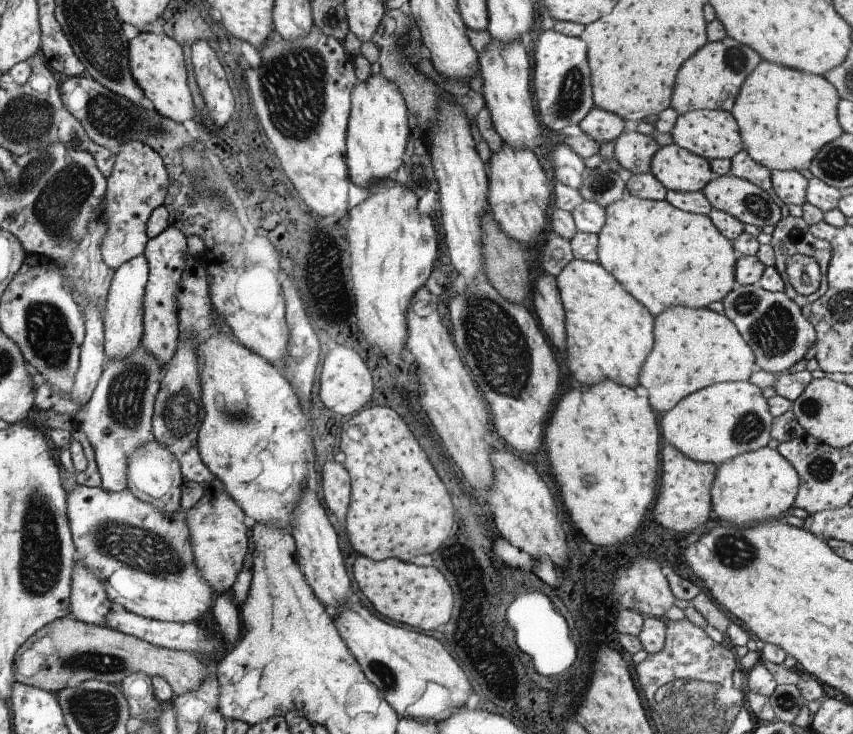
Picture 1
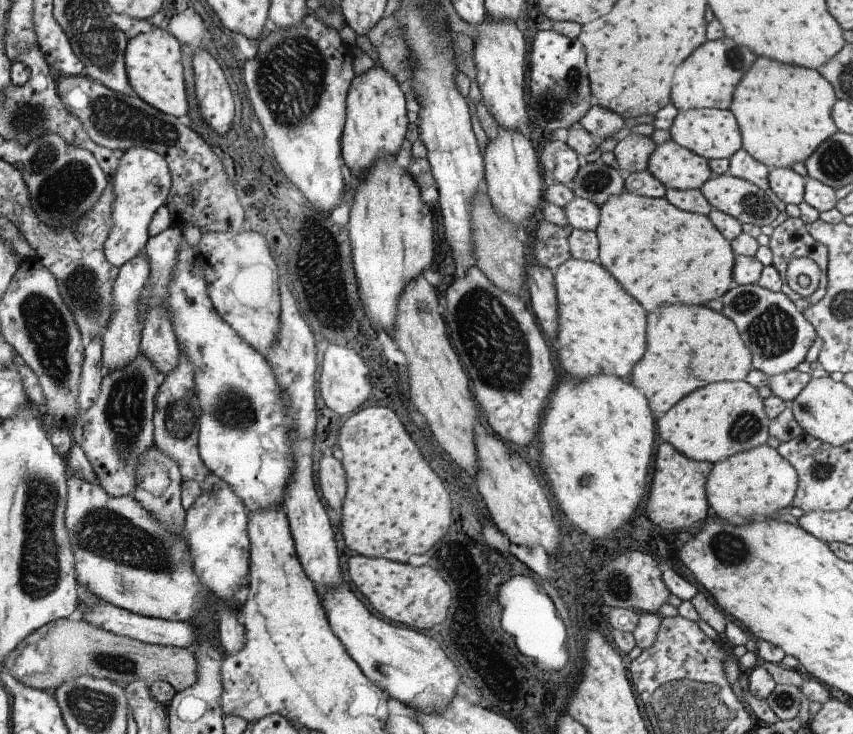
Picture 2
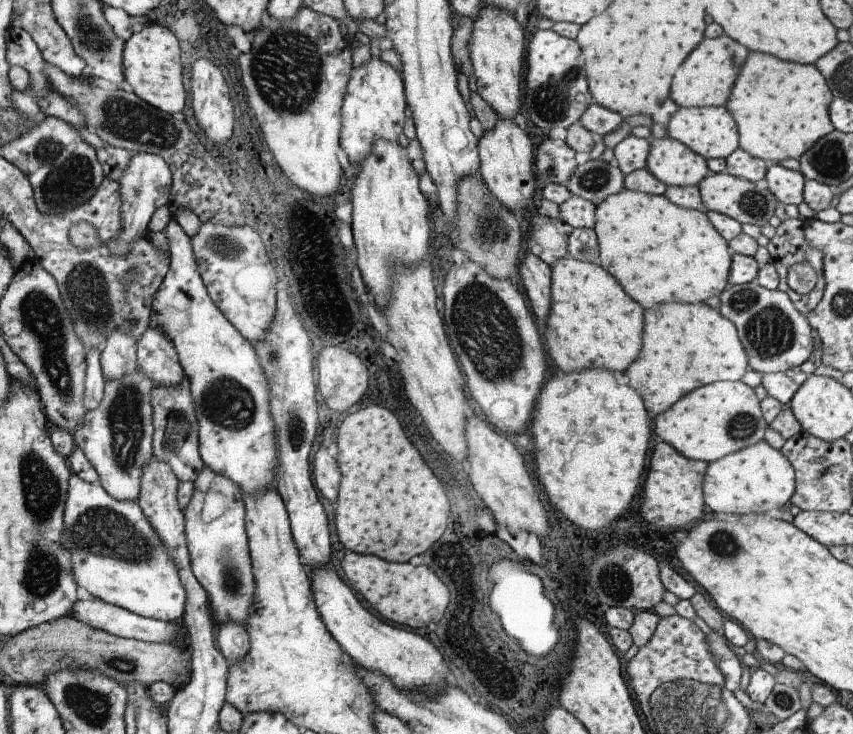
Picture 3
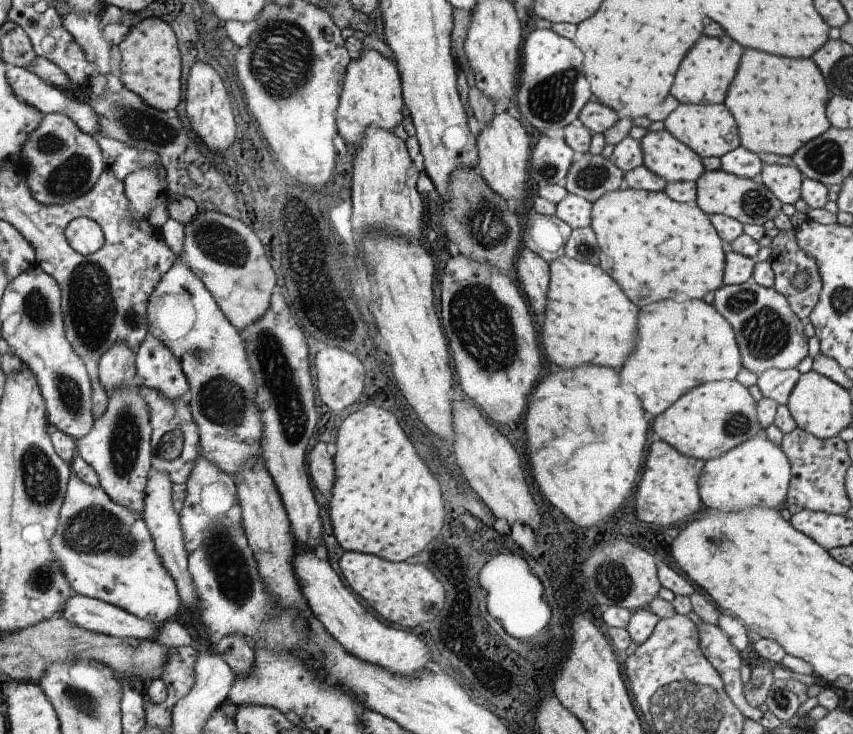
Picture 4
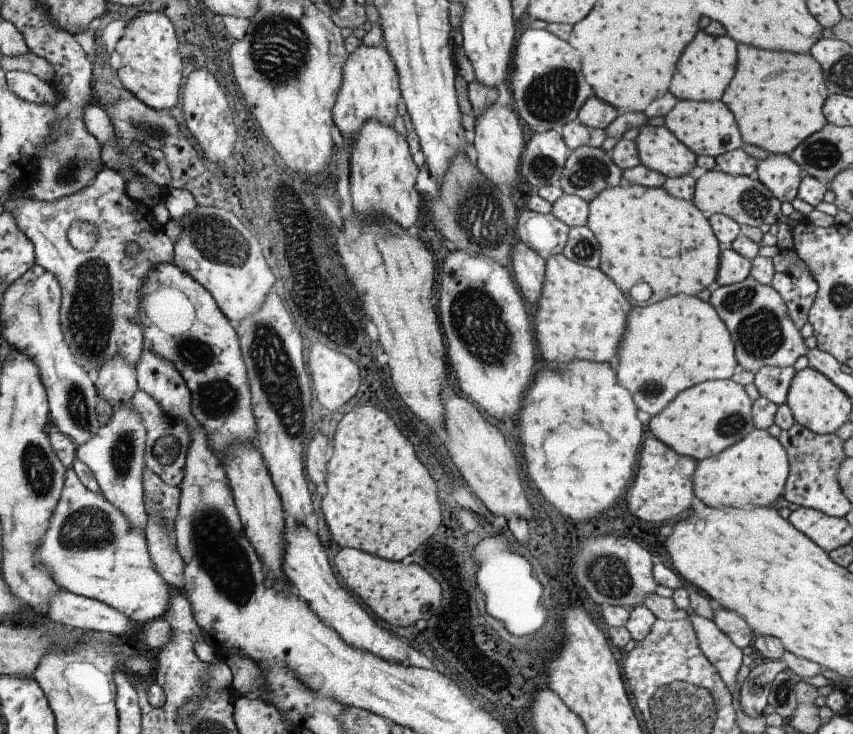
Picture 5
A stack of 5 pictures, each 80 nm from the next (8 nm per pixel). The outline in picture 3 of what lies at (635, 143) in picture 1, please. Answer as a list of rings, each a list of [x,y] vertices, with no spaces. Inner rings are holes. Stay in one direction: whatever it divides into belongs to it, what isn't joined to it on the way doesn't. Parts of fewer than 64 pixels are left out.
[[[630,134],[622,142],[619,142],[613,150],[614,163],[620,166],[626,176],[635,170],[647,168],[650,150],[648,139],[638,138]]]

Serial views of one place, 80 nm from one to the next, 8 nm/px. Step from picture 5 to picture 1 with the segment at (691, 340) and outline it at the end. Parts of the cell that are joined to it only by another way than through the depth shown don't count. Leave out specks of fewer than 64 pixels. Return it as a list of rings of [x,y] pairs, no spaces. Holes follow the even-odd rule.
[[[671,306],[654,317],[653,347],[638,373],[639,389],[647,394],[656,412],[674,408],[689,394],[707,386],[723,382],[748,381],[757,369],[755,354],[739,333],[736,325],[726,316],[706,307],[693,309],[687,306]]]

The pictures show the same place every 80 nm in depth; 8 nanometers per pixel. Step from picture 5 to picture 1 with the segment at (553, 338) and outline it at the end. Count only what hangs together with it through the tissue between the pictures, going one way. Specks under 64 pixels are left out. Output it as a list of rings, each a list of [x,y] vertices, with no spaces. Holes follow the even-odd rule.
[[[572,259],[557,276],[561,299],[565,307],[566,348],[563,358],[570,374],[584,386],[614,380],[627,387],[639,388],[638,373],[653,347],[654,317],[650,311],[638,302],[618,279],[598,261]]]

